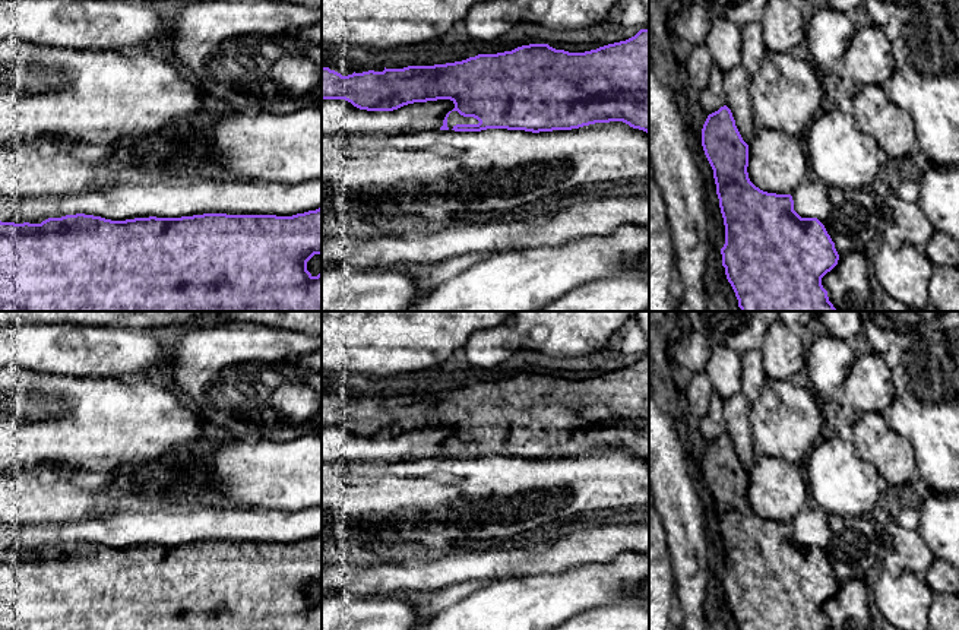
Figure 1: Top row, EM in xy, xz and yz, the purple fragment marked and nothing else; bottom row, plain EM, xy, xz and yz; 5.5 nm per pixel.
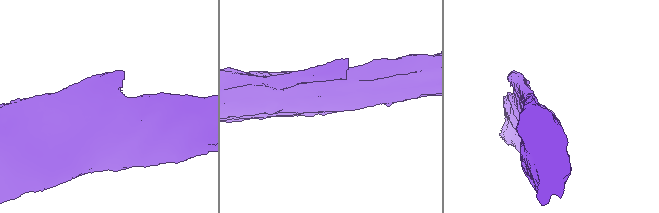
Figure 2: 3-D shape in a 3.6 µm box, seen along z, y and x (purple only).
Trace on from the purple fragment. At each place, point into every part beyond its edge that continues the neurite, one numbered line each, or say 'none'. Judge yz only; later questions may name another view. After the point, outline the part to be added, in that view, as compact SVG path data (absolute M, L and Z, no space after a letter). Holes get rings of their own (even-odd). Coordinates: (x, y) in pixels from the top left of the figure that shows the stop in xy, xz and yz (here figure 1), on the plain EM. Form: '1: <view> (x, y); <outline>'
none

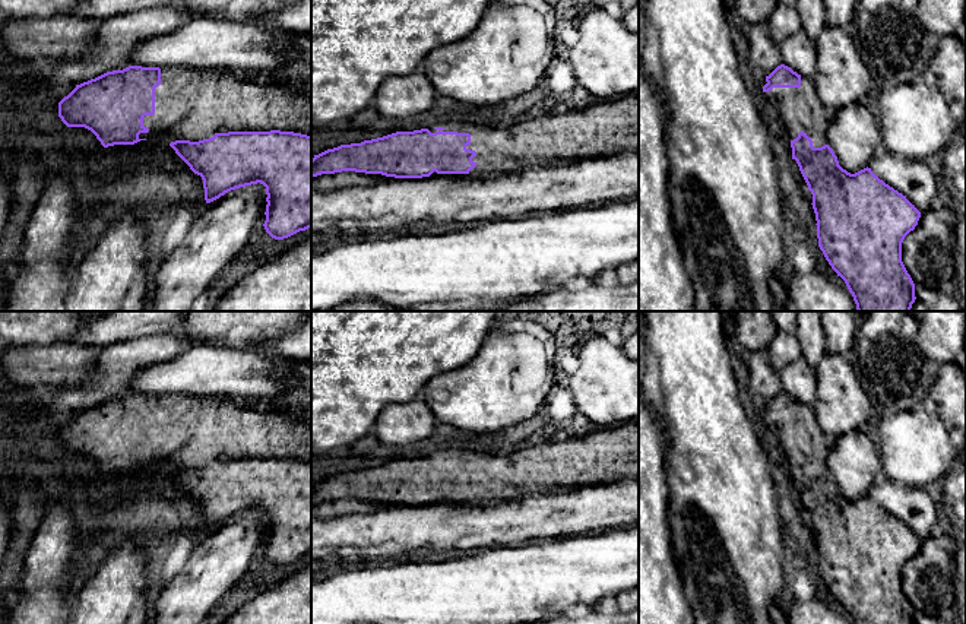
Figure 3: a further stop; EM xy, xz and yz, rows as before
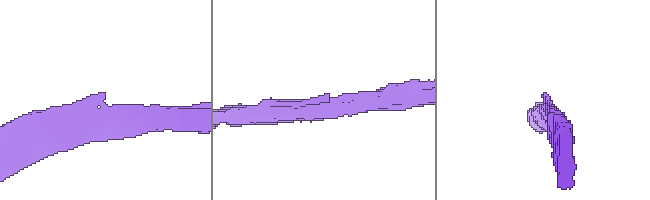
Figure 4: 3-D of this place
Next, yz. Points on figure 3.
1: yz (800, 436); M801 403L799 415L773 415L764 424L780 443L791 468L804 459L814 475L827 472L832 440L818 427L813 406Z

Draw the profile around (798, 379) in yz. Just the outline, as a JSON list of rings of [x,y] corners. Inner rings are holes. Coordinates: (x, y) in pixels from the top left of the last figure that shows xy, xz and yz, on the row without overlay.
[[[804,357],[791,362],[777,374],[782,392],[791,395],[804,405],[814,405],[815,370],[807,364]]]

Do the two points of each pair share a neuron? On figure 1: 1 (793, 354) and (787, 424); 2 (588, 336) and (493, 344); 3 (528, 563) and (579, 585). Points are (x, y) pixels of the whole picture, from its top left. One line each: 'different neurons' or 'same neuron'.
1: different neurons
2: same neuron
3: different neurons

